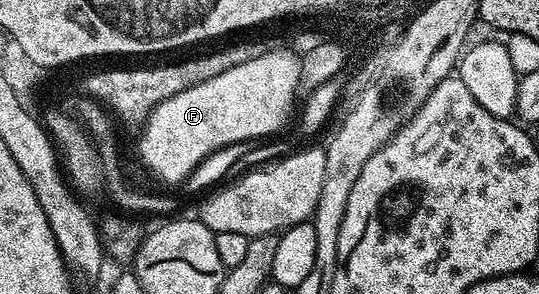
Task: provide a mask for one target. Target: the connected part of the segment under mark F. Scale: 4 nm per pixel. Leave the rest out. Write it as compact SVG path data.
M268 48L264 56L256 60L248 60L244 64L236 64L236 68L228 68L220 76L212 80L204 80L192 88L184 88L184 92L176 92L176 96L168 96L168 100L160 103L144 119L146 127L138 138L138 154L142 162L162 182L185 183L186 179L198 164L210 154L226 145L240 141L261 140L277 130L282 130L295 117L294 97L302 86L302 58L293 49L274 50Z

